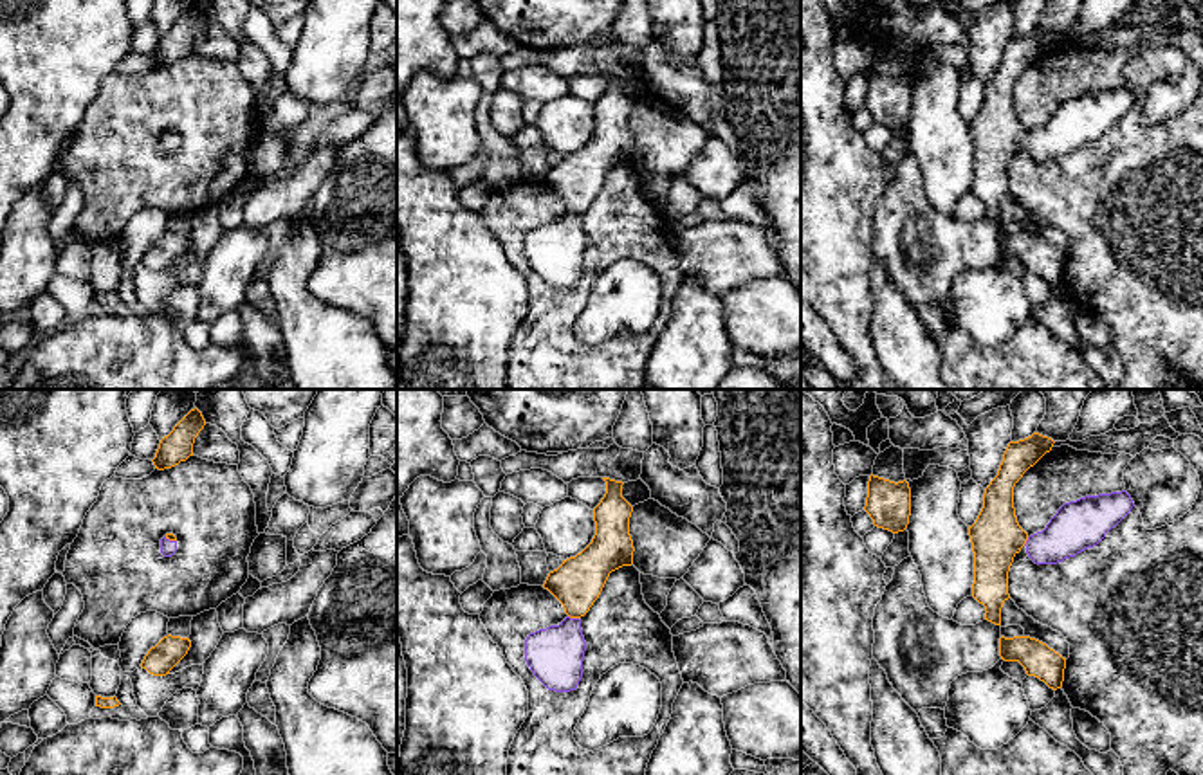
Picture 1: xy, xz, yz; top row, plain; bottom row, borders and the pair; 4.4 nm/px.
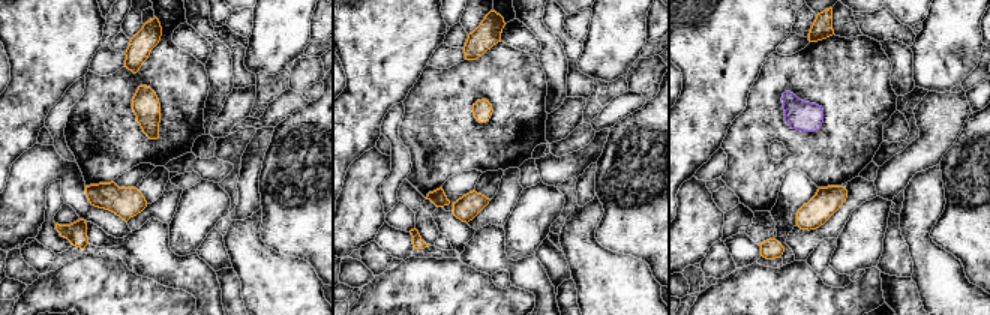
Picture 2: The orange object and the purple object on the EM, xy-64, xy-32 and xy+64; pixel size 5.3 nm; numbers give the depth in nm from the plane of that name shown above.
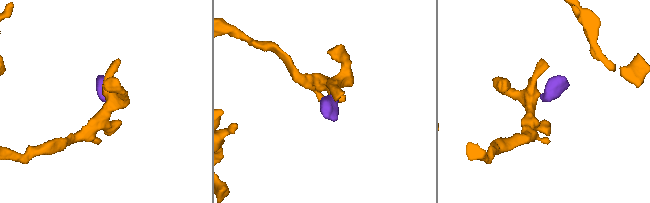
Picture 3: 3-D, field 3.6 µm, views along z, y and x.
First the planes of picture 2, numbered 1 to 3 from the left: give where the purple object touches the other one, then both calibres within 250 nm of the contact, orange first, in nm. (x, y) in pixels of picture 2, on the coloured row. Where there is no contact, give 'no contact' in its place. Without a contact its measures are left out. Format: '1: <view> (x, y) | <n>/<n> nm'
1: no contact
2: no contact
3: no contact

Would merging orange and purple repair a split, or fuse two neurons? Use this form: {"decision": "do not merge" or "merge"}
{"decision": "merge"}

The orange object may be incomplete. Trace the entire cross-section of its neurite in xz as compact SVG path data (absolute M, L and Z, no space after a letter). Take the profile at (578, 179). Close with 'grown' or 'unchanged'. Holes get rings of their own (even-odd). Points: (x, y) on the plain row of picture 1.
M602 74L606 90L593 105L595 132L575 153L550 168L548 186L568 211L559 222L530 229L525 236L525 258L534 272L556 288L575 287L583 274L586 238L584 213L599 195L611 168L633 160L629 114L633 103L622 94L622 78Z; grown

